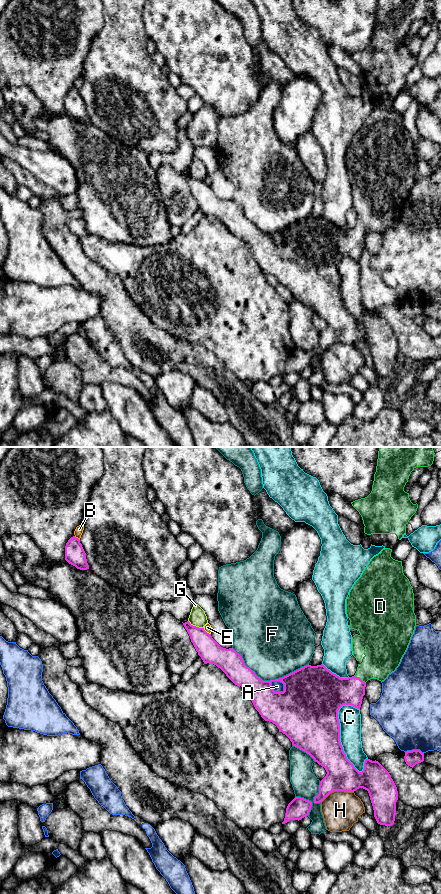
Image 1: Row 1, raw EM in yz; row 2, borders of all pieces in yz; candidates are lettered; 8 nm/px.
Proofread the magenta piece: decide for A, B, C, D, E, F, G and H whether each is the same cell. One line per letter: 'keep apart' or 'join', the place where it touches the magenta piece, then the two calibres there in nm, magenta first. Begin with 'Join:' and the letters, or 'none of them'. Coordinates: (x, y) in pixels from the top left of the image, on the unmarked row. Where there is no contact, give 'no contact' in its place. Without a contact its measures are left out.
Join: D
A: keep apart | yz (274, 243) | 400/90 nm
B: keep apart | yz (77, 90) | 160/70 nm
C: keep apart | yz (339, 291) | 440/180 nm
D: join | yz (359, 230) | 280/280 nm
E: keep apart | yz (206, 184) | 180/60 nm
F: keep apart | yz (268, 233) | 280/440 nm
G: keep apart | yz (195, 178) | 180/140 nm
H: keep apart | yz (337, 342) | 240/300 nm

